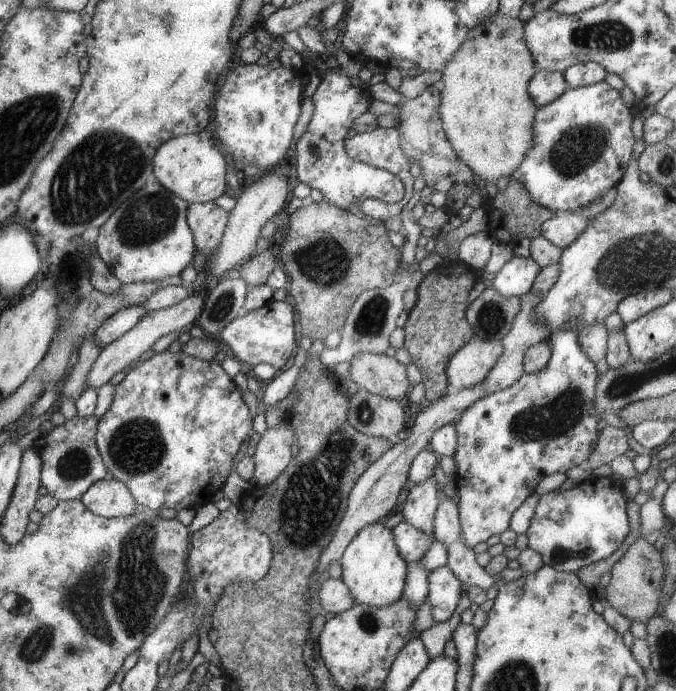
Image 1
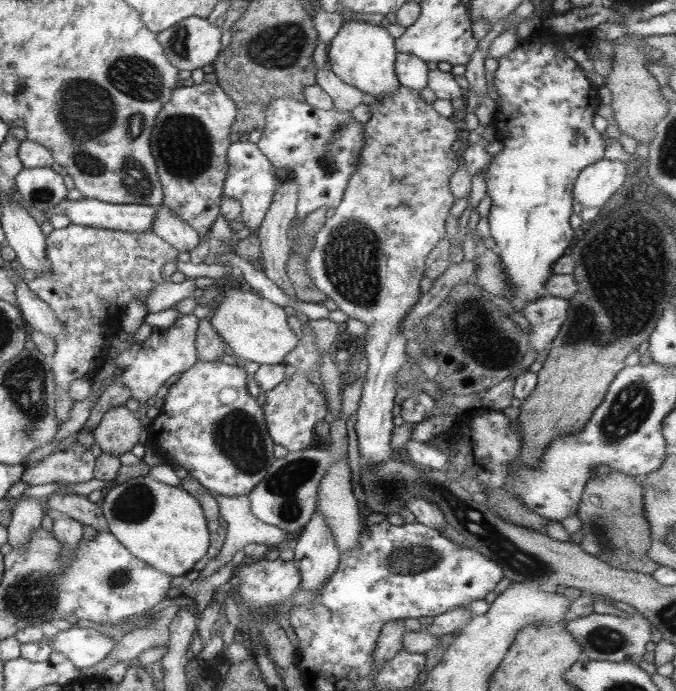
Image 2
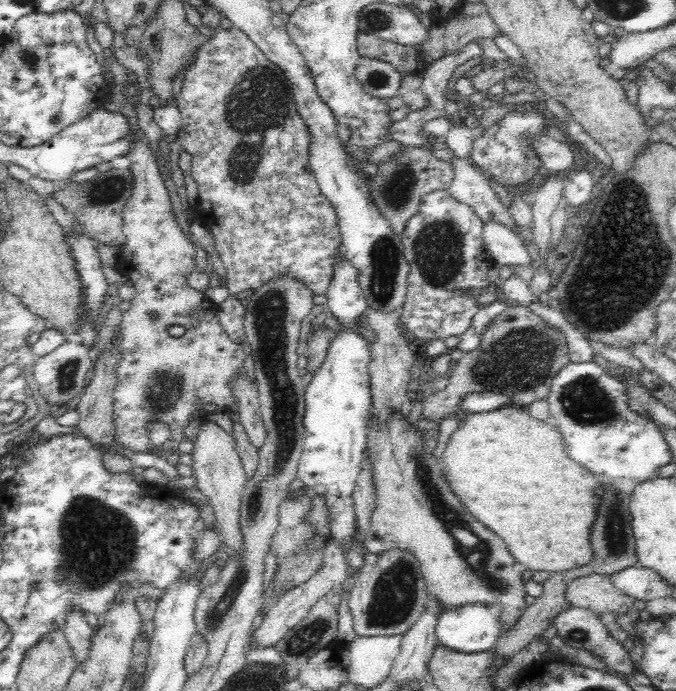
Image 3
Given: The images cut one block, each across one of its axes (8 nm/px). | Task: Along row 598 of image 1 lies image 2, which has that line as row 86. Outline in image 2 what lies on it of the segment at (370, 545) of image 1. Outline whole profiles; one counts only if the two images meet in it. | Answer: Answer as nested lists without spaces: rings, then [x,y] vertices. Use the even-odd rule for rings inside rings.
[[[345,21],[327,44],[328,68],[341,82],[350,84],[352,90],[360,90],[365,96],[384,97],[400,85],[394,72],[394,38],[387,33],[385,23]]]

